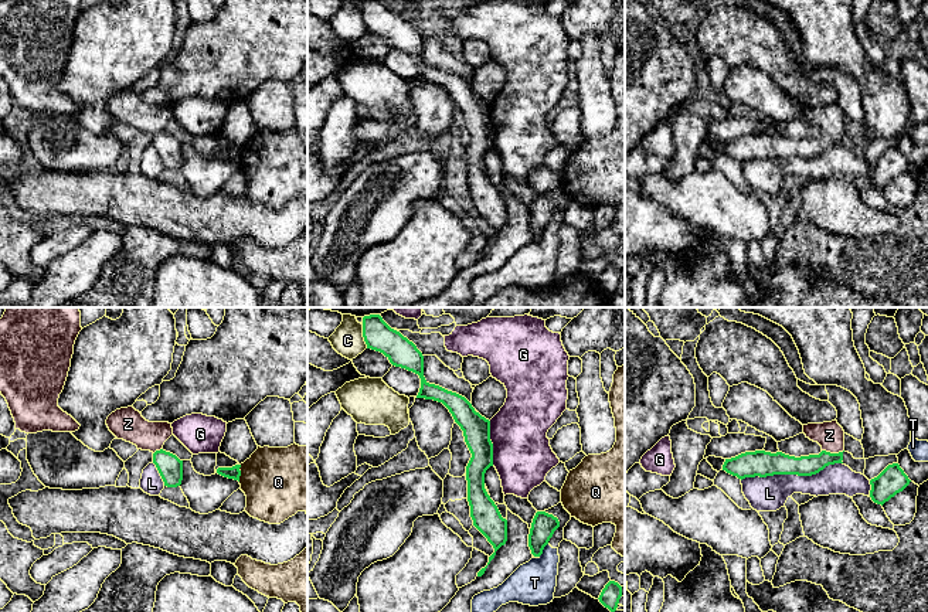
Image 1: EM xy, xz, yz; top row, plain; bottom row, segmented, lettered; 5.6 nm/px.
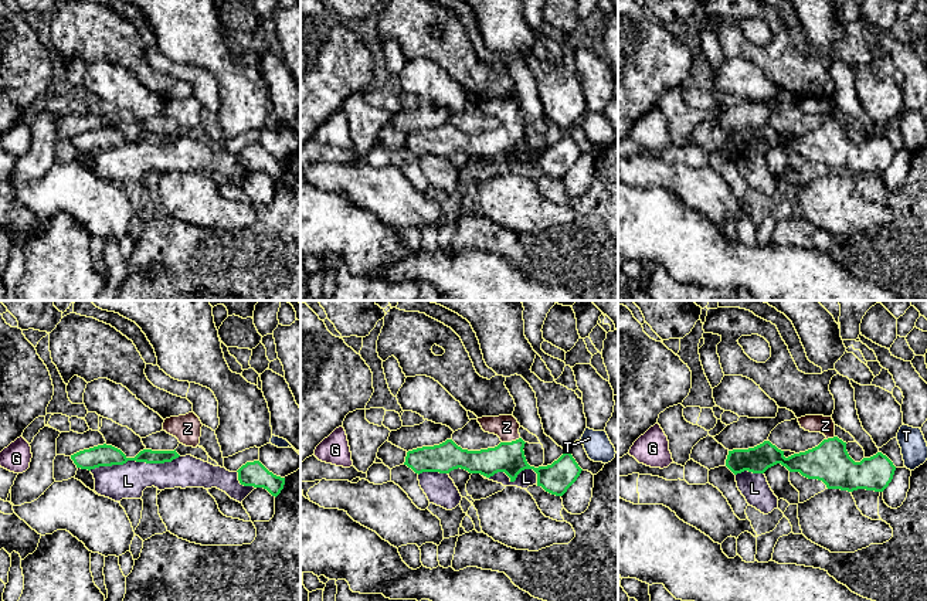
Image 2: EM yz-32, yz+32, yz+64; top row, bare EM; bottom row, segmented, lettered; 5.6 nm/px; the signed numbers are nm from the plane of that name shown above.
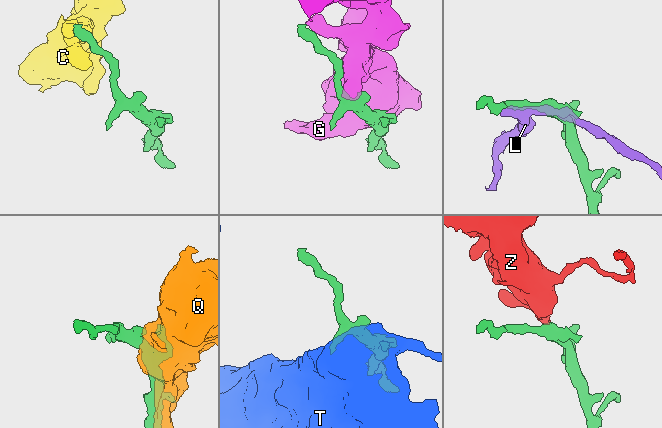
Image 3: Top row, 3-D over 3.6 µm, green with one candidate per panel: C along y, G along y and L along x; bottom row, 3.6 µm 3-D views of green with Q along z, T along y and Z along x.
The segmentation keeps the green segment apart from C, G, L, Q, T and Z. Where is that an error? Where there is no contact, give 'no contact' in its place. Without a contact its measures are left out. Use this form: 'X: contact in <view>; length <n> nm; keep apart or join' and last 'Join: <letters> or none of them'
C: contact in xz; length 140 nm; keep apart
G: contact in xz; length 260 nm; keep apart
L: contact in yz; length 600 nm; keep apart
Q: contact in xy; length 100 nm; keep apart
T: contact in xz; length 90 nm; keep apart
Z: contact in yz; length 130 nm; join
Join: Z

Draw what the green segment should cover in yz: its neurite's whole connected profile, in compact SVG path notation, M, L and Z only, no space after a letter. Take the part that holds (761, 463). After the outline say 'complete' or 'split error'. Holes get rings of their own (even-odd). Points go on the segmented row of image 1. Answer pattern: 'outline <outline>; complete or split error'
outline M837 421L803 425L803 434L822 446L819 455L795 458L782 452L745 452L725 459L723 470L742 480L774 475L812 476L829 465L843 463L844 431Z; split error

